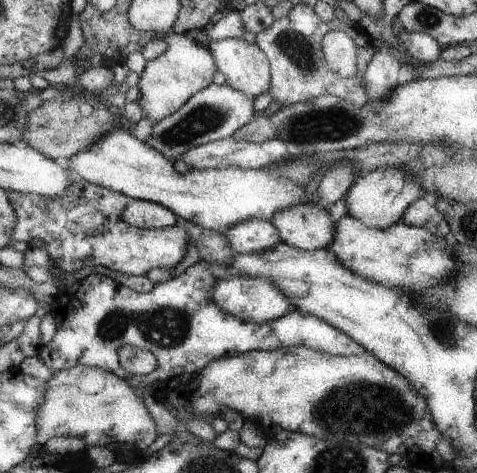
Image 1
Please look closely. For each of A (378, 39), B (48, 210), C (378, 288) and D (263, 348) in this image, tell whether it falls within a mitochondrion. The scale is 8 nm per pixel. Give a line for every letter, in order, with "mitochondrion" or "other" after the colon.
A: other
B: mitochondrion
C: other
D: other

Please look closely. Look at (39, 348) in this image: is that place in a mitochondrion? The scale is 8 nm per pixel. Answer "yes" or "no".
no

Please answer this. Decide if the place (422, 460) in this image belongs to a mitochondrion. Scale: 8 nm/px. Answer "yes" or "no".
no

